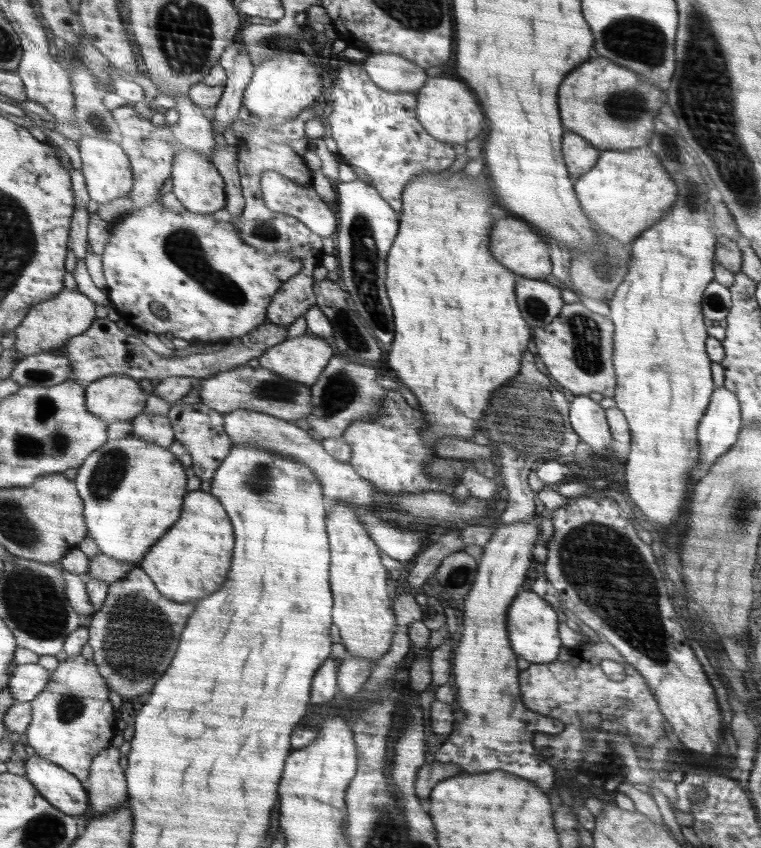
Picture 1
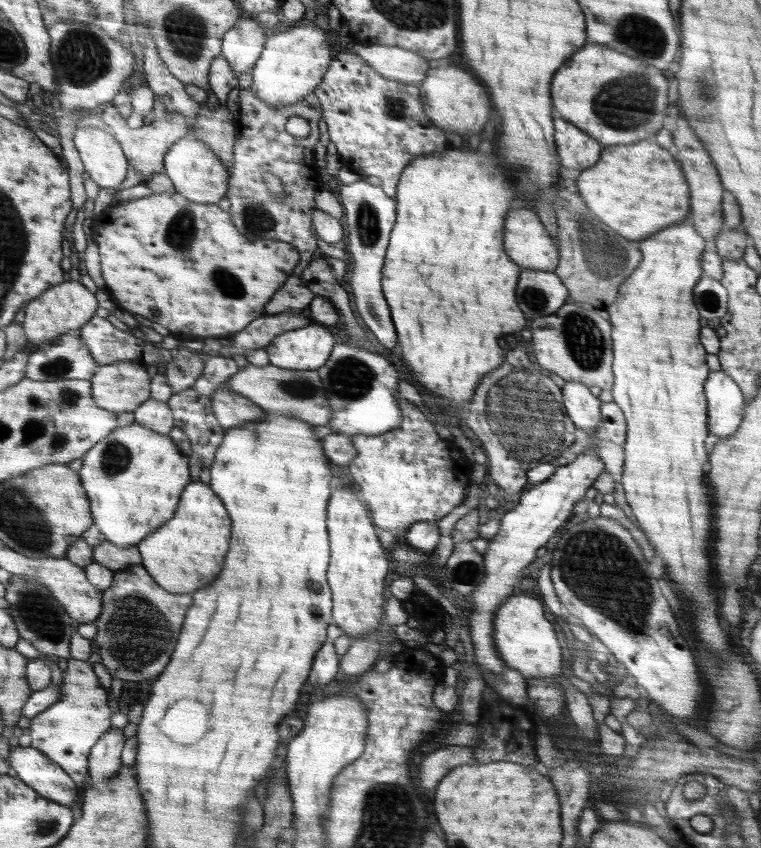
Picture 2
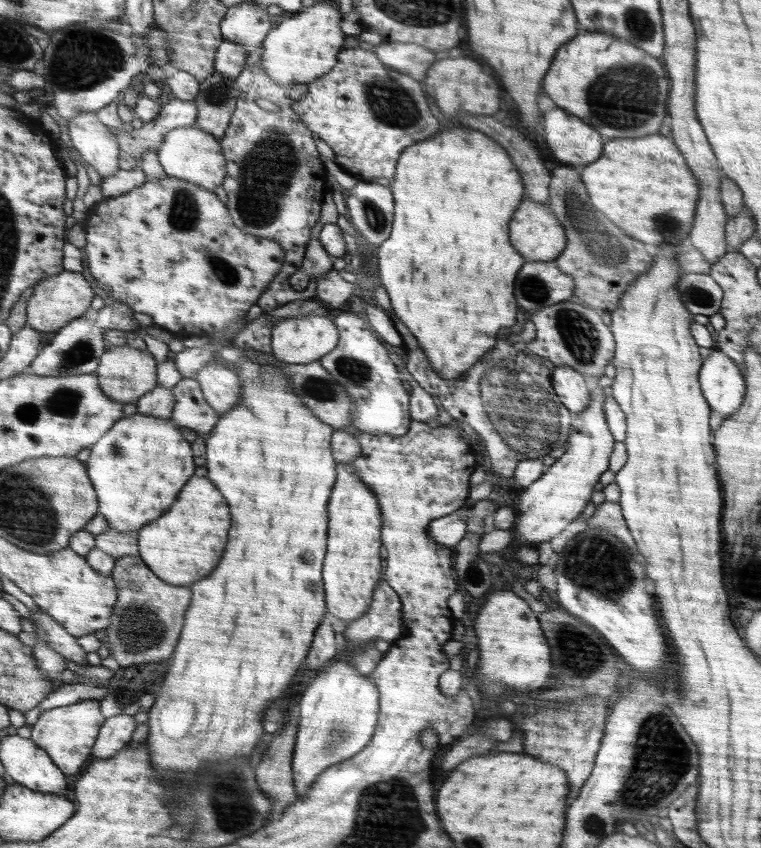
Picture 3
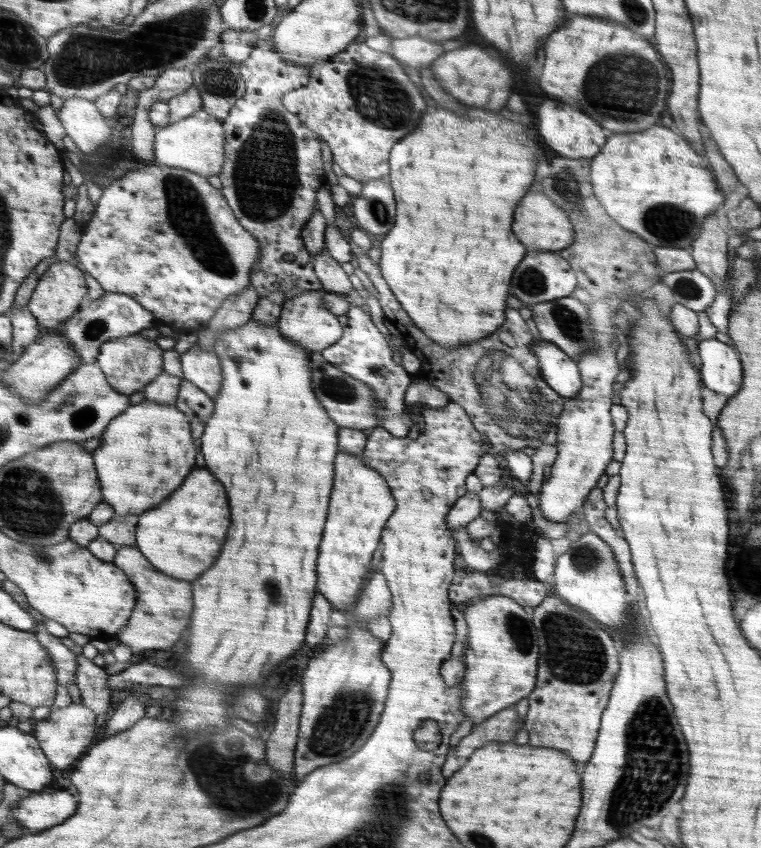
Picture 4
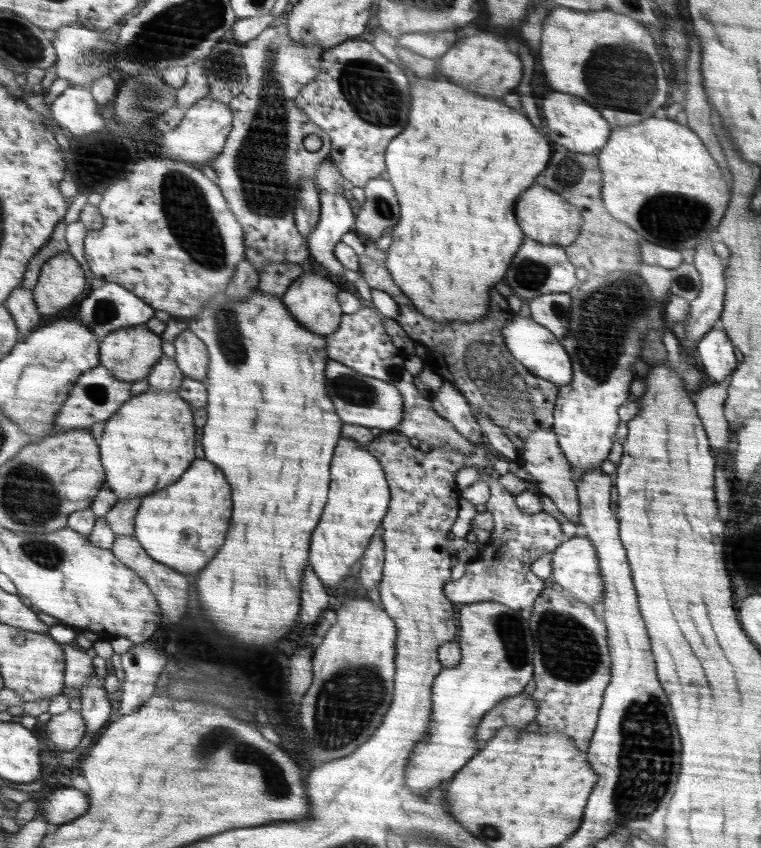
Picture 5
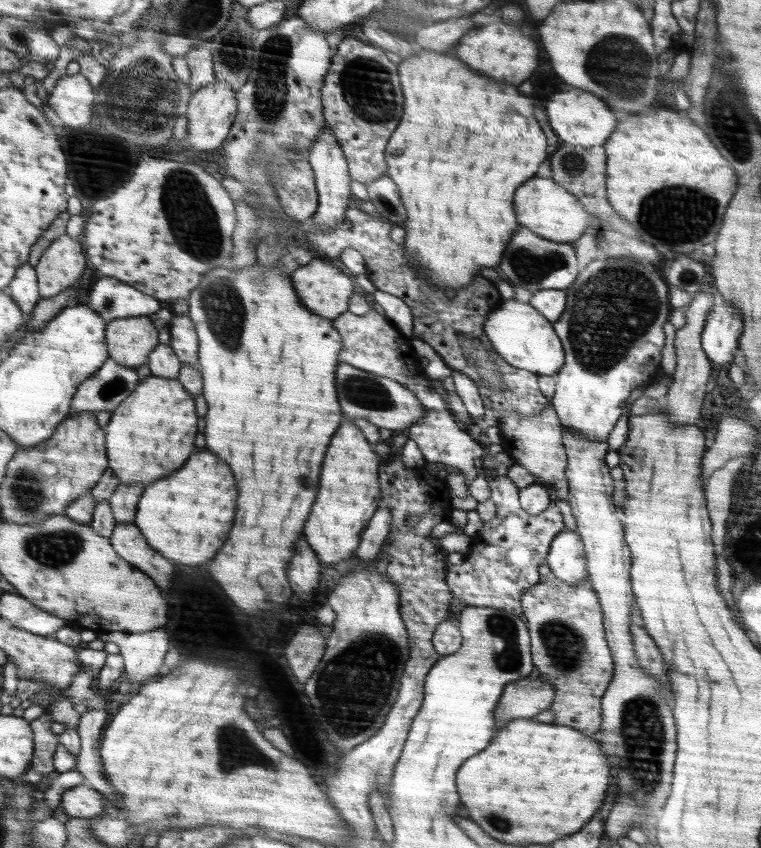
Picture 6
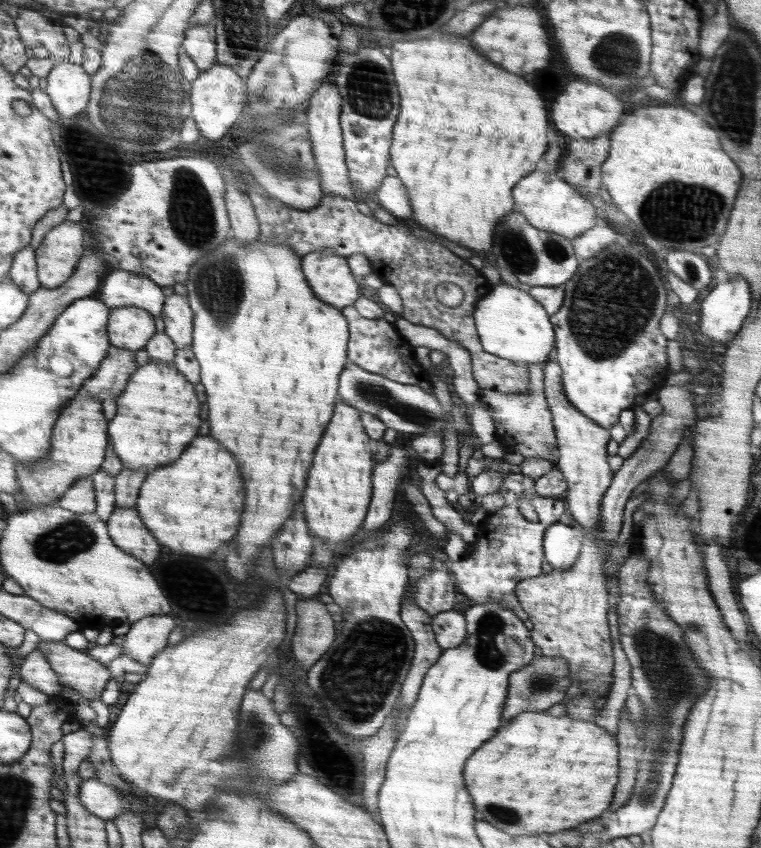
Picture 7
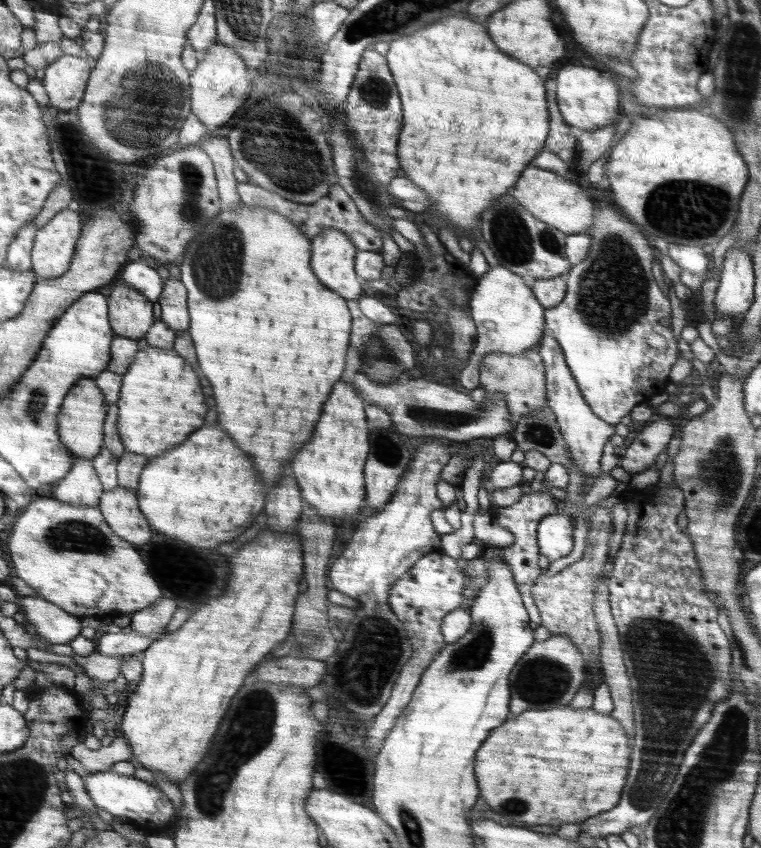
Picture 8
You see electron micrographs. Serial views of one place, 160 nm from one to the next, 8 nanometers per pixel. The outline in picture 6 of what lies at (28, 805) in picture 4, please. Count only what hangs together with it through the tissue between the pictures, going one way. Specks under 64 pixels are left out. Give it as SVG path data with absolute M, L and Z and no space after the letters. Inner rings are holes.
M80 784L61 795L61 805L69 818L94 818L103 814L108 802L94 788Z

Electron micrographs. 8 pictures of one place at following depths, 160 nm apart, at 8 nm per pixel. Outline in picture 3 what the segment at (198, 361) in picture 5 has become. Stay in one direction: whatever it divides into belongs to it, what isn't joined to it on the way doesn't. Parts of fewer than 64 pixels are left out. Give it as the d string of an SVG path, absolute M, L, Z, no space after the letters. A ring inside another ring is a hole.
M214 360L204 365L194 378L199 382L205 401L222 416L230 412L243 395L240 376L232 368Z

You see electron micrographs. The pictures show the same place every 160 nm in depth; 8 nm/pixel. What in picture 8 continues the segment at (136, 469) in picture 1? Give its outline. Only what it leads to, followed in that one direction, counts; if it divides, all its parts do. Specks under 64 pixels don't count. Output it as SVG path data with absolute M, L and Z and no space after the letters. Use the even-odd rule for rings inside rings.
M148 345L136 355L136 362L131 364L122 379L117 402L117 428L123 448L149 458L164 454L204 424L208 412L204 400L190 361L184 360L174 348Z

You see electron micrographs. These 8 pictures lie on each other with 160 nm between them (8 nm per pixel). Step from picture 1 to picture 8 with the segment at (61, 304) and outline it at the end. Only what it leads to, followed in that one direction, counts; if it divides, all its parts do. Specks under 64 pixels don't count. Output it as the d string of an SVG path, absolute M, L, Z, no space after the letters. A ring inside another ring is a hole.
M66 208L37 230L31 265L38 279L57 279L71 267L74 248L78 247L78 236L81 235L80 228L82 222L78 211Z

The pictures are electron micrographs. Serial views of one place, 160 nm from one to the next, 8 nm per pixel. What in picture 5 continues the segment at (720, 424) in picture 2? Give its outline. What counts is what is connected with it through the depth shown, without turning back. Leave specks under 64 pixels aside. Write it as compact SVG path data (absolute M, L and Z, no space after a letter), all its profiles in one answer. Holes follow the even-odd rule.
M711 329L700 340L695 348L701 360L701 370L716 383L727 383L728 378L735 371L736 361L735 345L726 331Z

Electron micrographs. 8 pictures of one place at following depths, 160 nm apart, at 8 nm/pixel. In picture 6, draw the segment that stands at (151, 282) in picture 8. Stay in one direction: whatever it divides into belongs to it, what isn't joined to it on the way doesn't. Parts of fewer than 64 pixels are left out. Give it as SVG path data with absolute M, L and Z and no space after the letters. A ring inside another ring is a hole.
M100 276L100 280L90 286L88 306L102 317L106 324L117 318L148 316L161 309L160 300L114 278Z

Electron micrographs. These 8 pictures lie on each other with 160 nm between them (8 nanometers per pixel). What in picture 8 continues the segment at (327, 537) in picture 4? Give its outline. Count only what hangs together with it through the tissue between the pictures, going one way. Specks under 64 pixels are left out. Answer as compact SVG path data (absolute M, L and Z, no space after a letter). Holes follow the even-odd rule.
M336 384L332 400L324 404L324 416L316 424L316 436L296 454L292 462L294 476L302 490L305 504L317 510L325 519L352 516L360 510L364 500L364 462L370 454L371 442L368 442L368 428L364 416L364 402L358 398L358 392L352 384Z

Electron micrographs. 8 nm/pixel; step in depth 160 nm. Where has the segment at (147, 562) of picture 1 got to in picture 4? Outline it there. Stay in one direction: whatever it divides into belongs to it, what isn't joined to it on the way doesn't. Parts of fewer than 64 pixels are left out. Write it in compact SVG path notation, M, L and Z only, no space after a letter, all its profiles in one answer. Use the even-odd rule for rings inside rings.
M196 470L194 476L188 476L184 484L168 498L160 508L148 510L139 516L138 532L136 532L135 547L160 568L160 572L168 572L168 576L179 577L180 580L196 580L202 572L206 572L218 558L220 548L224 544L226 532L230 526L230 510L224 486L208 472Z

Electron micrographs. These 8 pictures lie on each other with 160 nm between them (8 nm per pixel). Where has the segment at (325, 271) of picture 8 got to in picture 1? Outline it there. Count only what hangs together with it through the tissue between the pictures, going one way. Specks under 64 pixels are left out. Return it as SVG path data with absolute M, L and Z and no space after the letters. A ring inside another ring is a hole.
M302 335L276 344L258 357L259 366L271 369L288 380L312 387L334 358L334 350L324 338Z

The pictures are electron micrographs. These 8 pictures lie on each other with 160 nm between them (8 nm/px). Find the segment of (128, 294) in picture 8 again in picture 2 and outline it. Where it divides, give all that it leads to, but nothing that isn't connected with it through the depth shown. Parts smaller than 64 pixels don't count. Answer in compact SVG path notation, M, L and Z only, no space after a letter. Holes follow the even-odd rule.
M134 360L101 366L90 383L96 405L110 412L135 411L150 398L150 378Z

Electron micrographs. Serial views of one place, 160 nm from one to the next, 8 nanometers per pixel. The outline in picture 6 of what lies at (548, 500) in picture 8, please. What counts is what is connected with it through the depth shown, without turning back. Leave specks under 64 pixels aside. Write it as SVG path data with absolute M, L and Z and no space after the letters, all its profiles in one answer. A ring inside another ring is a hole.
M501 474L486 476L491 493L489 499L495 504L495 517L483 524L477 542L482 546L478 555L467 554L460 565L448 565L448 588L457 600L476 607L488 607L512 612L522 616L520 604L524 590L538 584L542 577L537 571L545 562L551 542L563 530L563 515L553 503L539 515L528 514L519 503L519 490L508 477Z

